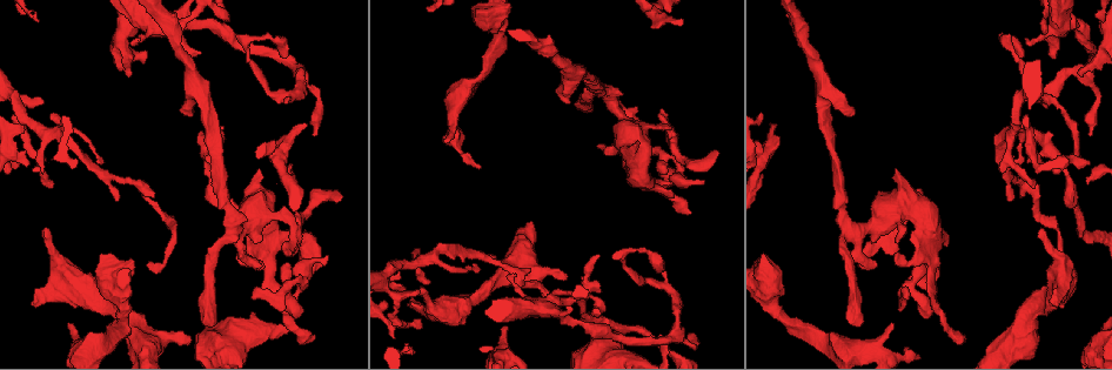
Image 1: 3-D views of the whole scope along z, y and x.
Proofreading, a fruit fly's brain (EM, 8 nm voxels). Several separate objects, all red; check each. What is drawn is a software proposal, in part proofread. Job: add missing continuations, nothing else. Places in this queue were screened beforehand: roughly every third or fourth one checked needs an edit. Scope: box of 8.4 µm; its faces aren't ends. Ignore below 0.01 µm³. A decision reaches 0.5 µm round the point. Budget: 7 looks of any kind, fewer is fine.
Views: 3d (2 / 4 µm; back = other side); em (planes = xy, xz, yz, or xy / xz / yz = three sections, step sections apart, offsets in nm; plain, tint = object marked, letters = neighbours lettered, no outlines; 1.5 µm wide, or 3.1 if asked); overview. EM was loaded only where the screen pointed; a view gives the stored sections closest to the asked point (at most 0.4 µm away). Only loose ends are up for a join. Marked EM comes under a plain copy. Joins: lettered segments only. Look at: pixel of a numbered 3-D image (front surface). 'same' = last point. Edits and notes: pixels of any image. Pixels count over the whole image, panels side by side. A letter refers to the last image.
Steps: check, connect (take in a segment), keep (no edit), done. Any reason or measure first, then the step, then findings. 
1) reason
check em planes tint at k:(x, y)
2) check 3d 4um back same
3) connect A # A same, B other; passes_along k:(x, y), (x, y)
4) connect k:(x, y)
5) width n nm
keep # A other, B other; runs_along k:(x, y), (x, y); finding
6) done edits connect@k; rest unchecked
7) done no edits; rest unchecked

branch stops here
check em planes letters at 1:(1043, 228)

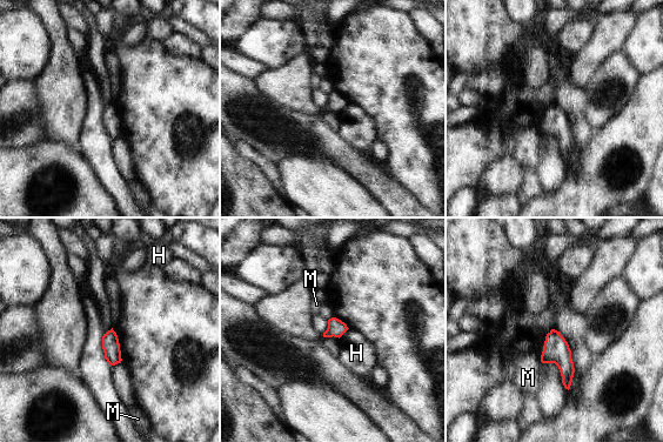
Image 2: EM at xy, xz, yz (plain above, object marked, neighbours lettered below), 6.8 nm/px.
longest_contact H 100 nm
keep # H other, M other; none of them fits

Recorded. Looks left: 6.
branch stops here
check 3d 4um at 1:(409, 307)

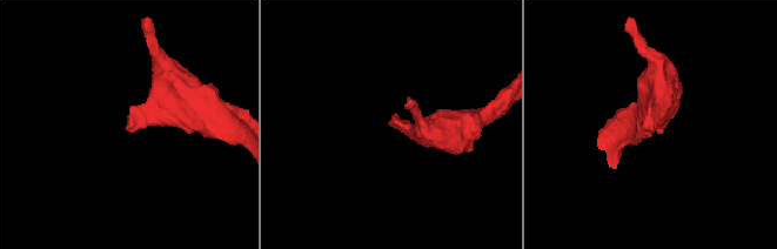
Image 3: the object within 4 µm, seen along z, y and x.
need the tissue
check em planes letters at 3:(391, 121)

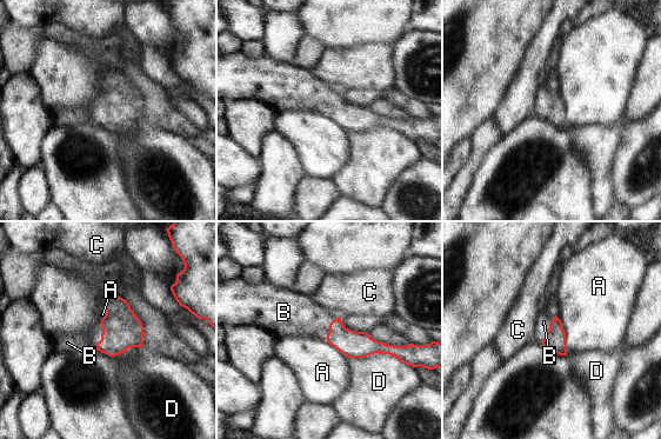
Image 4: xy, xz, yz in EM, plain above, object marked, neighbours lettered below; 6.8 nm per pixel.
longest_contact D 400 nm
connect B # A other, B same, C other, D other; passes_along 4:(121, 330), (101, 334), (67, 343); it goes on there

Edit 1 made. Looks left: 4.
stops while still wide
check em xz step 4 letters at 1:(191, 341)

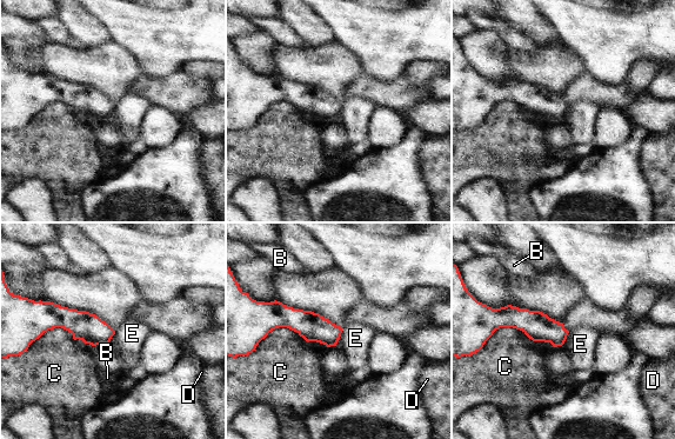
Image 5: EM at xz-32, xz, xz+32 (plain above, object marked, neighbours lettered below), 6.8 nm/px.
check em planes letters same

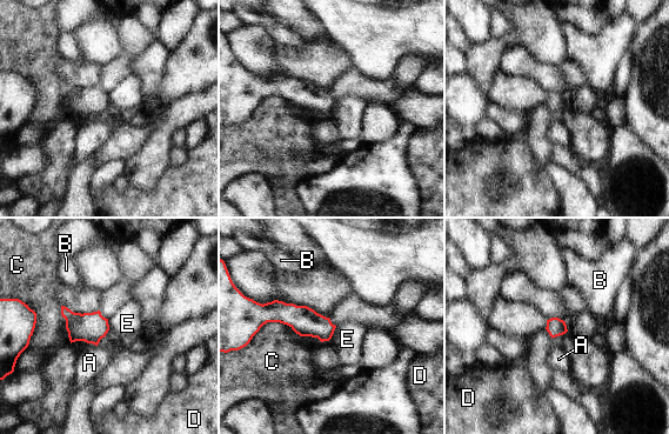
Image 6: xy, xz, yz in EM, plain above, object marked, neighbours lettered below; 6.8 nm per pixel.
keep # A other, B other, C other, D other, E other; border 6:(336, 326), (328, 340); none of them fits

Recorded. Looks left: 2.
done edits connect@4; rest unchecked

